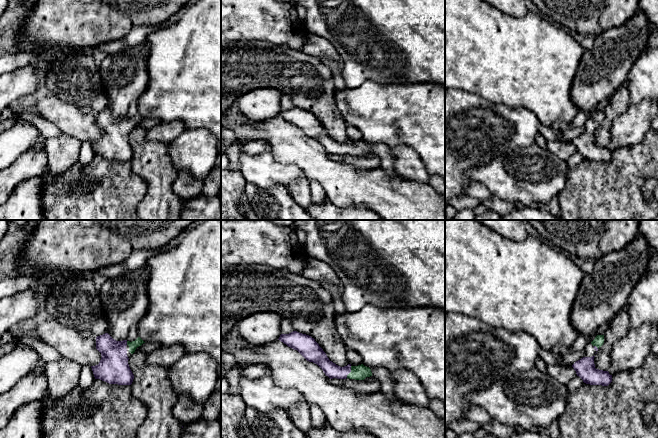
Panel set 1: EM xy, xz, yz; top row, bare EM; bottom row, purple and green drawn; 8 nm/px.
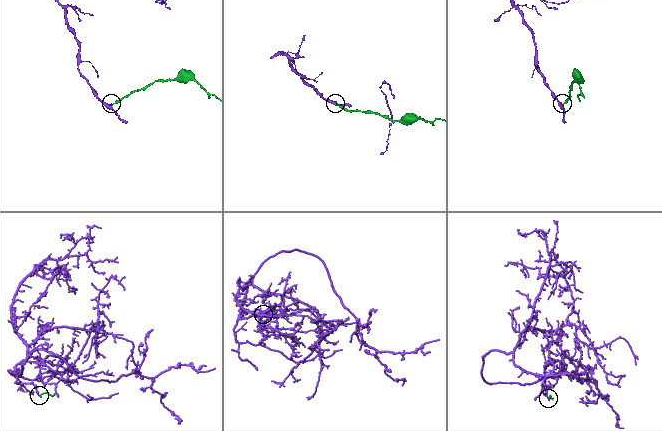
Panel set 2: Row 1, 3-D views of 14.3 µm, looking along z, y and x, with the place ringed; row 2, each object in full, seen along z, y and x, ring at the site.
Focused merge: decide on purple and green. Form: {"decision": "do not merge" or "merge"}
{"decision": "merge"}

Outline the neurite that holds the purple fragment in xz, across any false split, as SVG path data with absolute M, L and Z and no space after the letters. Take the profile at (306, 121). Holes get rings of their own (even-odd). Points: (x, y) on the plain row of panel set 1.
M293 107L289 110L281 110L279 115L288 123L297 126L307 137L317 140L330 155L355 155L364 156L372 152L371 145L363 140L358 142L340 143L329 136L319 120L309 111Z

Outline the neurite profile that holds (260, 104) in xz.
M257 88L237 98L241 113L251 121L278 116L282 93L275 88Z

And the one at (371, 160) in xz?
M374 152L366 153L364 156L333 154L331 158L337 162L354 166L359 170L370 170L380 167L380 157Z

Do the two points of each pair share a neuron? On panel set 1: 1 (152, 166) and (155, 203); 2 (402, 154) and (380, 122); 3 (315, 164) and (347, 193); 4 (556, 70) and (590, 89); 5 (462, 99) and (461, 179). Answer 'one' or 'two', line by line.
1: one
2: two
3: one
4: two
5: one

